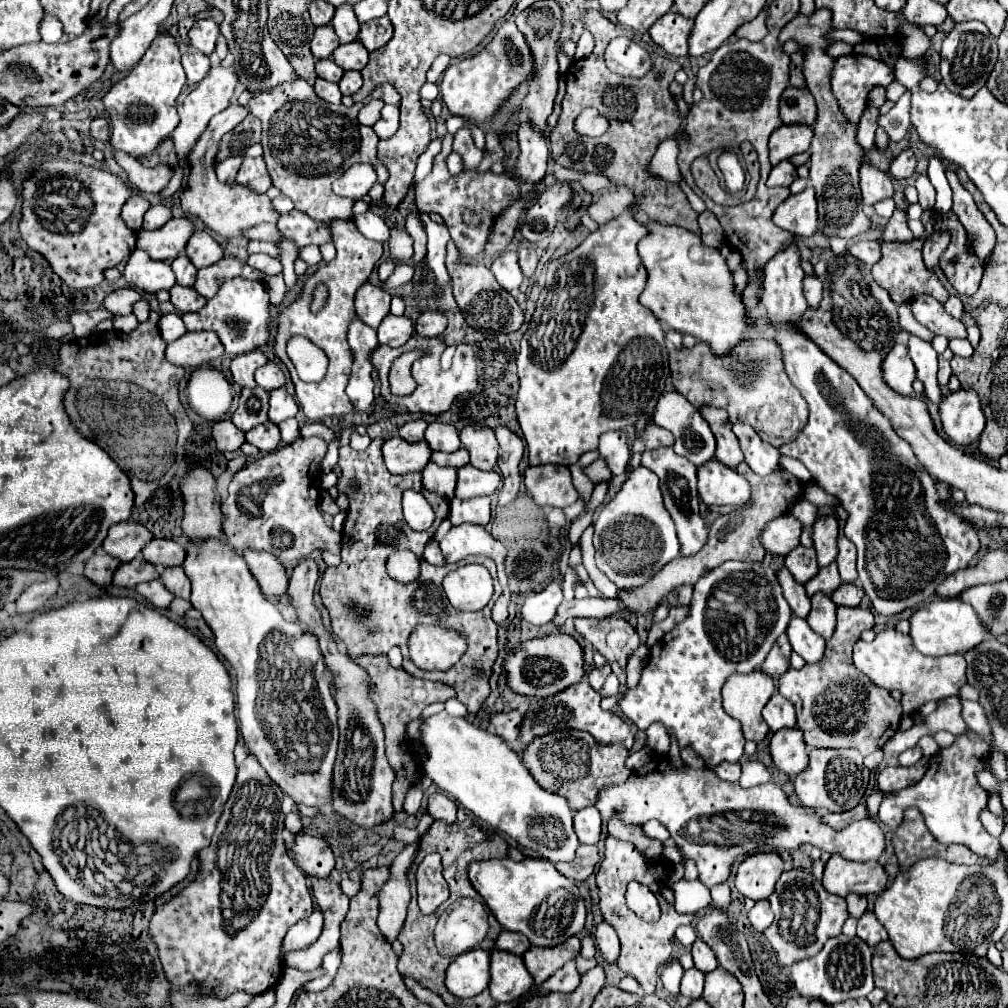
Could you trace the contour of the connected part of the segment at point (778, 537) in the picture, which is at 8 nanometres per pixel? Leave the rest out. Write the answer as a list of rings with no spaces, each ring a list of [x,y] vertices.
[[[783,514],[765,526],[761,534],[761,544],[767,552],[785,556],[799,544],[799,536],[801,522],[793,514]]]

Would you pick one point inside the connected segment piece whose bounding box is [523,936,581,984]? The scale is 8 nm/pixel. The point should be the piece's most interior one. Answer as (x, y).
(541, 962)

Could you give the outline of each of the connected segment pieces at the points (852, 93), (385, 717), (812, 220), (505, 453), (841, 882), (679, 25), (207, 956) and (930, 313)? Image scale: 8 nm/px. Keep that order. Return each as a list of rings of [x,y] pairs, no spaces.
[[[839,56],[833,68],[833,92],[851,122],[859,122],[867,106],[867,94],[875,86],[889,86],[893,80],[893,68],[871,56]]]
[[[361,656],[355,658],[357,664],[361,664],[369,676],[371,676],[371,698],[377,706],[379,720],[385,728],[385,746],[387,746],[387,760],[391,768],[395,770],[395,782],[393,782],[393,808],[395,813],[403,810],[405,794],[407,790],[415,784],[415,780],[421,776],[421,768],[417,760],[411,756],[407,748],[407,738],[405,738],[405,726],[411,720],[417,720],[421,716],[421,710],[431,704],[431,702],[445,702],[447,698],[455,696],[455,692],[441,684],[441,682],[427,682],[421,678],[415,678],[407,674],[403,668],[393,668],[387,660],[387,656]]]
[[[809,184],[801,194],[789,196],[779,204],[773,222],[793,236],[813,236],[817,232],[817,200],[813,186]]]
[[[497,426],[495,434],[497,434],[497,442],[499,442],[497,466],[503,474],[503,488],[499,490],[499,504],[505,506],[505,504],[513,502],[519,492],[519,484],[521,484],[519,462],[523,458],[523,442],[507,426]]]
[[[831,856],[829,862],[825,864],[825,874],[823,874],[823,886],[827,892],[833,892],[837,896],[847,896],[851,892],[857,894],[881,894],[889,886],[889,874],[879,862],[851,862],[841,856]]]
[[[667,12],[661,20],[657,20],[649,34],[655,44],[659,44],[667,54],[679,58],[687,56],[687,38],[693,28],[693,20],[679,16],[675,12]]]
[[[247,756],[239,766],[237,782],[217,822],[213,840],[209,848],[199,852],[201,870],[197,878],[153,914],[153,940],[157,940],[157,950],[171,984],[189,984],[199,980],[199,984],[217,992],[217,998],[227,998],[241,990],[249,994],[263,994],[281,978],[281,942],[285,932],[313,912],[307,878],[287,856],[283,844],[285,814],[281,810],[281,802],[283,792],[273,784],[273,780],[269,780],[257,758]]]
[[[919,294],[911,304],[913,316],[917,322],[927,326],[935,334],[943,334],[947,338],[967,338],[965,324],[953,316],[949,316],[941,302],[937,302],[929,294]]]

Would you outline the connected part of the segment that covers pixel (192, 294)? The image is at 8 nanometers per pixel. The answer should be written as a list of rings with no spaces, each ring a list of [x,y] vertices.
[[[175,284],[175,288],[171,290],[171,302],[181,312],[197,312],[207,304],[207,300],[199,296],[193,288],[187,288],[181,284]]]

